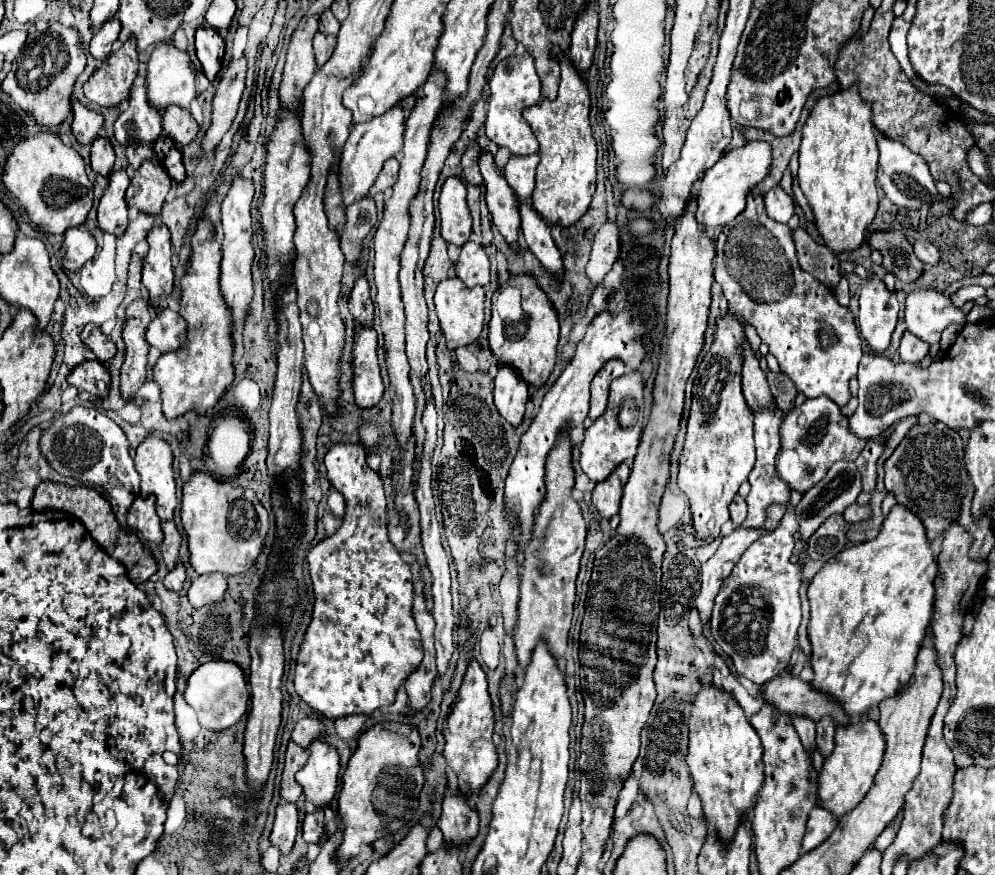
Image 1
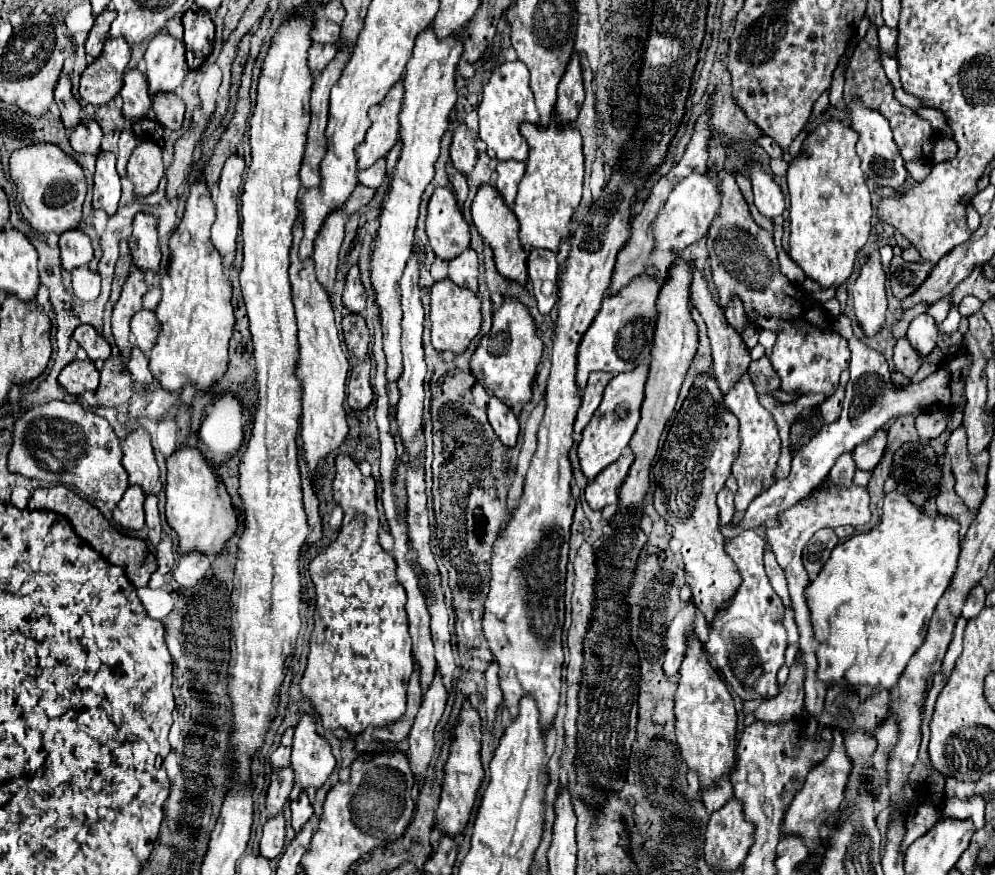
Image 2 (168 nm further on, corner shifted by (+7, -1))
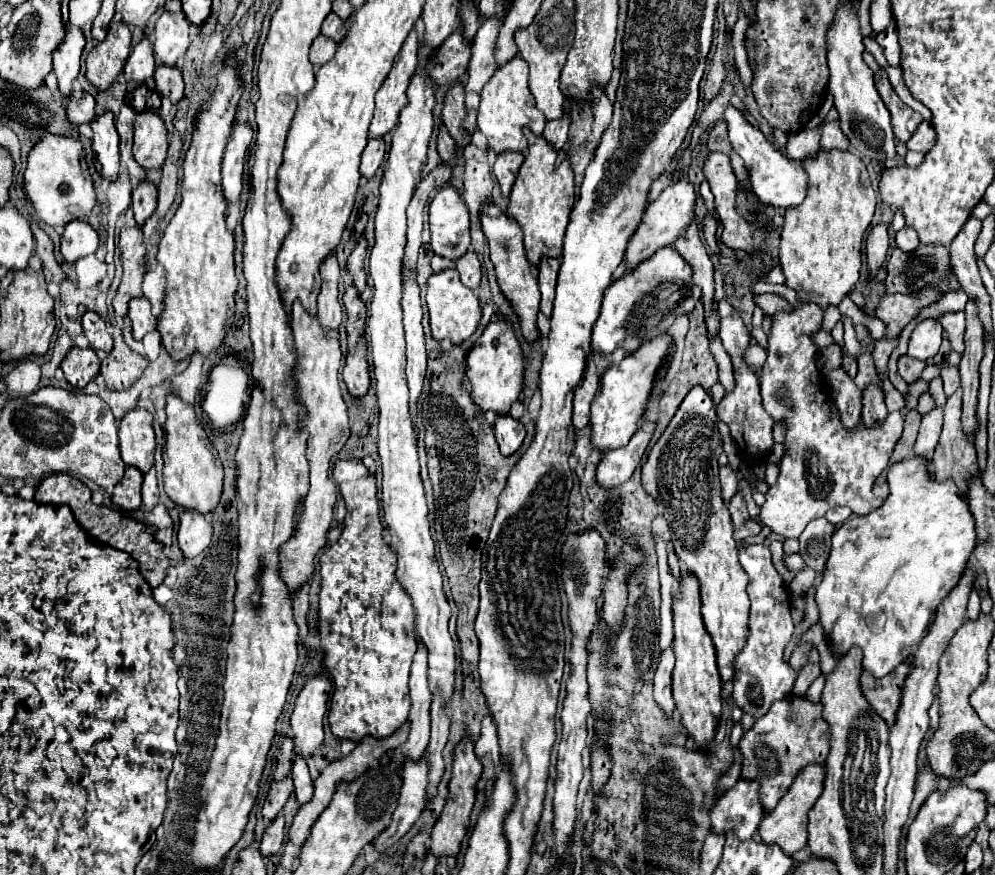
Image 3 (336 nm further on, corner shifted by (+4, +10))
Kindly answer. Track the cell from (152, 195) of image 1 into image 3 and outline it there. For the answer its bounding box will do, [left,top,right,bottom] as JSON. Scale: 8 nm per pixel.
[134,109,168,169]

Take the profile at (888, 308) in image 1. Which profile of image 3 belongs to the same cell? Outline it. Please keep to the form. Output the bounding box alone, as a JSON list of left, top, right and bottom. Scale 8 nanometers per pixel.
[866,223,888,273]

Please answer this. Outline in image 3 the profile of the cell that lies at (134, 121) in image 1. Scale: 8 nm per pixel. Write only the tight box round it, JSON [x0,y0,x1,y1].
[124,37,156,83]

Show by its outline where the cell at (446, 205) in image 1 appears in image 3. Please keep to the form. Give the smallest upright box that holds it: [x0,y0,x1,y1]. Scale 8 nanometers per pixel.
[430,187,470,261]

